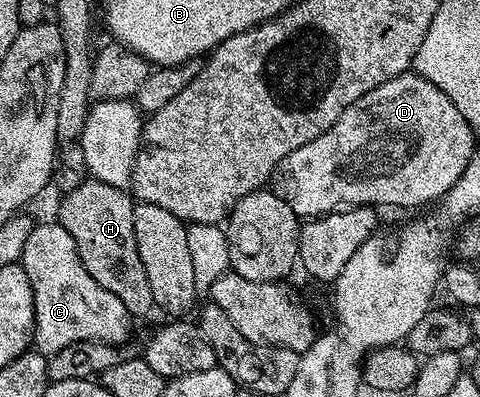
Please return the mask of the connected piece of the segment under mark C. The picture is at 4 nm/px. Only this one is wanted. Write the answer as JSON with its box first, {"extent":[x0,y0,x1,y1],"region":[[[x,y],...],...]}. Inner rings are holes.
{"extent":[21,221,133,356],"region":[[[58,221],[36,222],[33,233],[29,233],[29,241],[25,241],[21,262],[35,302],[34,350],[48,356],[77,341],[123,345],[130,337],[133,316],[109,289],[97,285],[97,281],[89,277],[73,237],[69,237]]]}

